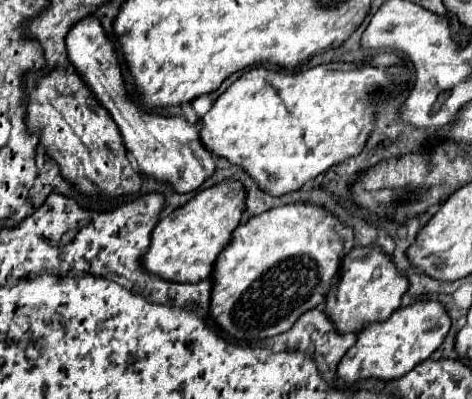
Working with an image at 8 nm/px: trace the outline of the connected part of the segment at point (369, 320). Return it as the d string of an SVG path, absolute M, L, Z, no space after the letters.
M364 246L364 248L356 248L356 252L348 252L342 260L340 266L340 280L338 284L334 284L330 288L330 292L326 294L326 306L324 312L334 318L334 326L340 334L348 334L348 332L360 332L366 326L374 324L374 322L384 322L398 306L400 306L400 298L408 288L408 280L406 276L402 276L396 266L388 260L388 256L378 248L378 246Z

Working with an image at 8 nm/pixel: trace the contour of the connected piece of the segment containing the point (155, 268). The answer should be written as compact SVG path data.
M222 182L198 192L184 206L162 218L152 230L150 246L142 256L142 266L166 282L196 284L212 274L212 264L220 250L228 244L234 228L244 212L246 192L238 182Z

